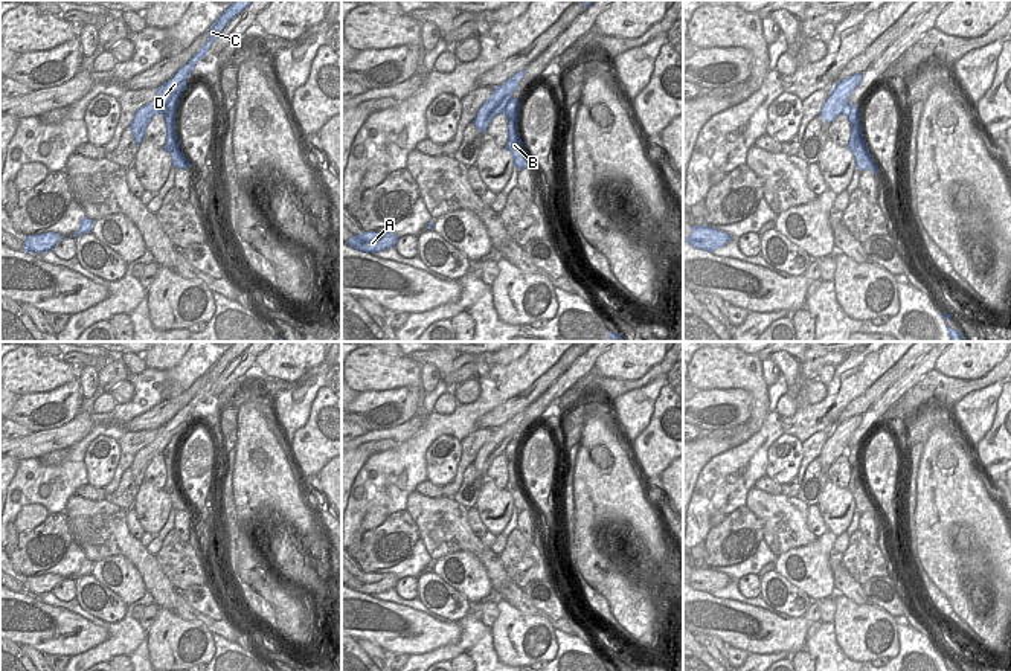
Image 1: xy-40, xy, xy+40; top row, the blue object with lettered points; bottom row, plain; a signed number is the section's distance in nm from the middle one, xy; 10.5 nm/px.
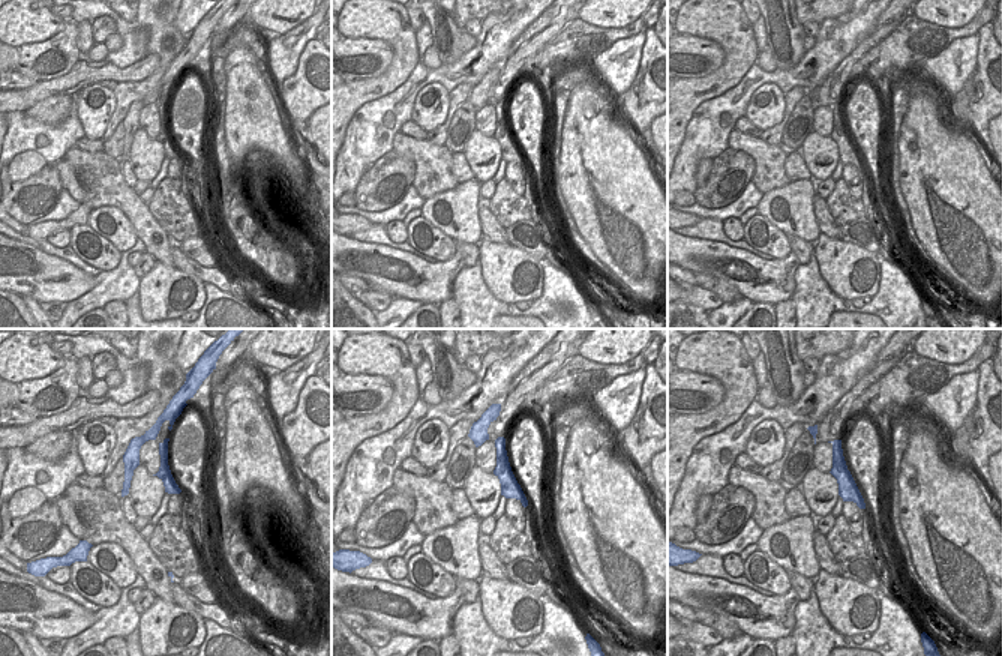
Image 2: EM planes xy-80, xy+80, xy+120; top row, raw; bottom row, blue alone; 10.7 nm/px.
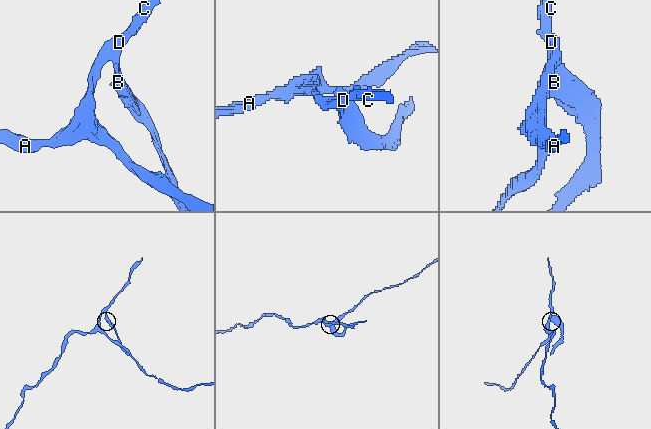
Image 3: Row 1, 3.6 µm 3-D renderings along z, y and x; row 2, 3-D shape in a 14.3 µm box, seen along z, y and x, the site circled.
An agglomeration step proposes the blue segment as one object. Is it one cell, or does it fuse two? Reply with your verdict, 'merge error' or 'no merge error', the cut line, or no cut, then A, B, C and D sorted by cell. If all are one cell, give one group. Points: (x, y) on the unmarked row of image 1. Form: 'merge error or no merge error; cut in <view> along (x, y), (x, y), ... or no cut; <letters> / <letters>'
merge error; cut in xy-40 along (179, 435), (171, 439), (162, 453); A C D / B

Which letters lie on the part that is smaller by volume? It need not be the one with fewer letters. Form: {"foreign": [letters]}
{"foreign": ["B"]}

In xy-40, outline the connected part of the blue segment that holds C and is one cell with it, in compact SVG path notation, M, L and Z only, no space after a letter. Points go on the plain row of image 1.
M235 342L209 369L209 381L203 389L180 410L177 415L166 422L163 427L157 429L159 435L156 439L137 451L134 461L131 464L131 474L137 486L145 480L145 471L149 462L157 456L163 454L165 448L171 444L174 436L180 436L188 430L186 421L192 416L192 410L197 407L200 401L207 395L212 384L218 380L223 371L233 361L238 355L241 355L253 342Z

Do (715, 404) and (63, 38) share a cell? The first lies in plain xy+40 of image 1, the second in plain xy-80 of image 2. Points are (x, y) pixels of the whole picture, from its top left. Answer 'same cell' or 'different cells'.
same cell

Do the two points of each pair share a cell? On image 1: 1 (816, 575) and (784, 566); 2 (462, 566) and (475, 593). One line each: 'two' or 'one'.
1: one
2: one

